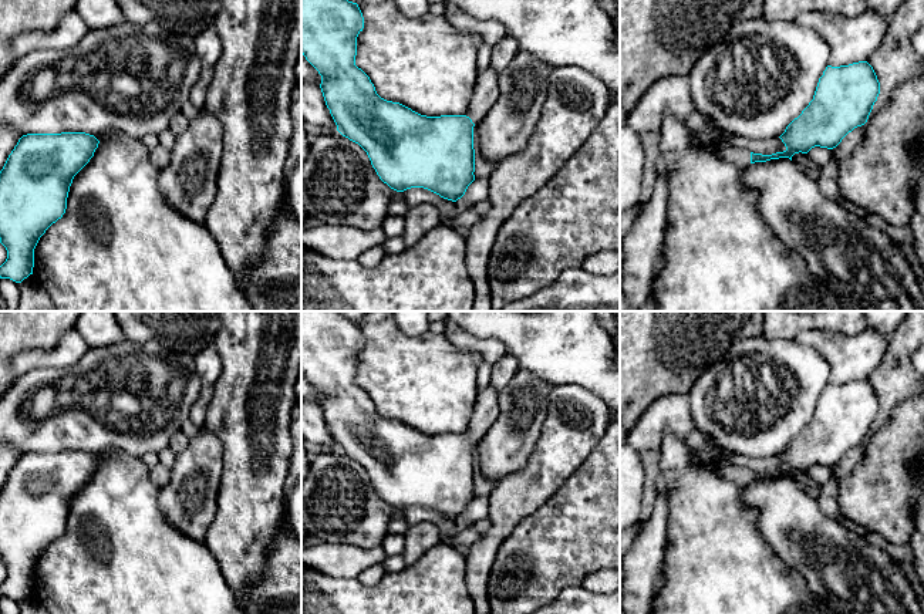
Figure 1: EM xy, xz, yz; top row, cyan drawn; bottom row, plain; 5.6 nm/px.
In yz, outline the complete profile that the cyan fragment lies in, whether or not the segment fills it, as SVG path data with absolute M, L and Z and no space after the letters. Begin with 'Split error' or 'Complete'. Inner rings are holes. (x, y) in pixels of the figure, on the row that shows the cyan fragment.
Split error. M867 61L849 65L827 65L819 78L813 99L779 136L785 144L783 152L772 155L753 154L734 146L715 146L725 161L745 168L749 163L789 158L807 154L820 146L833 149L854 128L867 122L880 94L880 82Z

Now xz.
Split error. M301 0L301 54L321 75L321 92L337 131L358 144L380 179L397 192L424 188L456 202L475 181L473 126L499 97L499 74L486 68L478 75L465 115L426 117L381 98L370 77L355 65L357 37L364 17L348 0Z

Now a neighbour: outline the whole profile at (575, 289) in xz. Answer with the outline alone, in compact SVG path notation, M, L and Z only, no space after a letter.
M583 267L566 269L544 289L500 311L620 311L620 271L598 276Z

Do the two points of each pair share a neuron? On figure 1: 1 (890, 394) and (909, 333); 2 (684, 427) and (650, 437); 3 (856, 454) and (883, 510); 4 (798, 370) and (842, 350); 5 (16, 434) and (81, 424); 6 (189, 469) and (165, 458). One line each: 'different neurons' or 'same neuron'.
1: same neuron
2: same neuron
3: different neurons
4: different neurons
5: same neuron
6: different neurons

